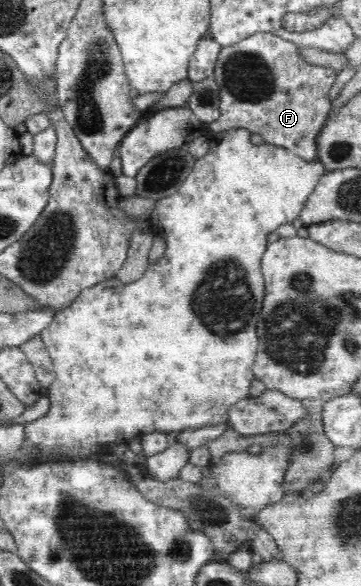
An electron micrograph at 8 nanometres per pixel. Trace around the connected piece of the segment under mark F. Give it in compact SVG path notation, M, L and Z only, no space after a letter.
M259 32L232 46L222 47L213 78L220 89L220 118L208 125L208 134L237 128L257 133L267 144L285 146L312 162L317 158L316 138L330 115L330 89L338 72L303 60L296 43Z

